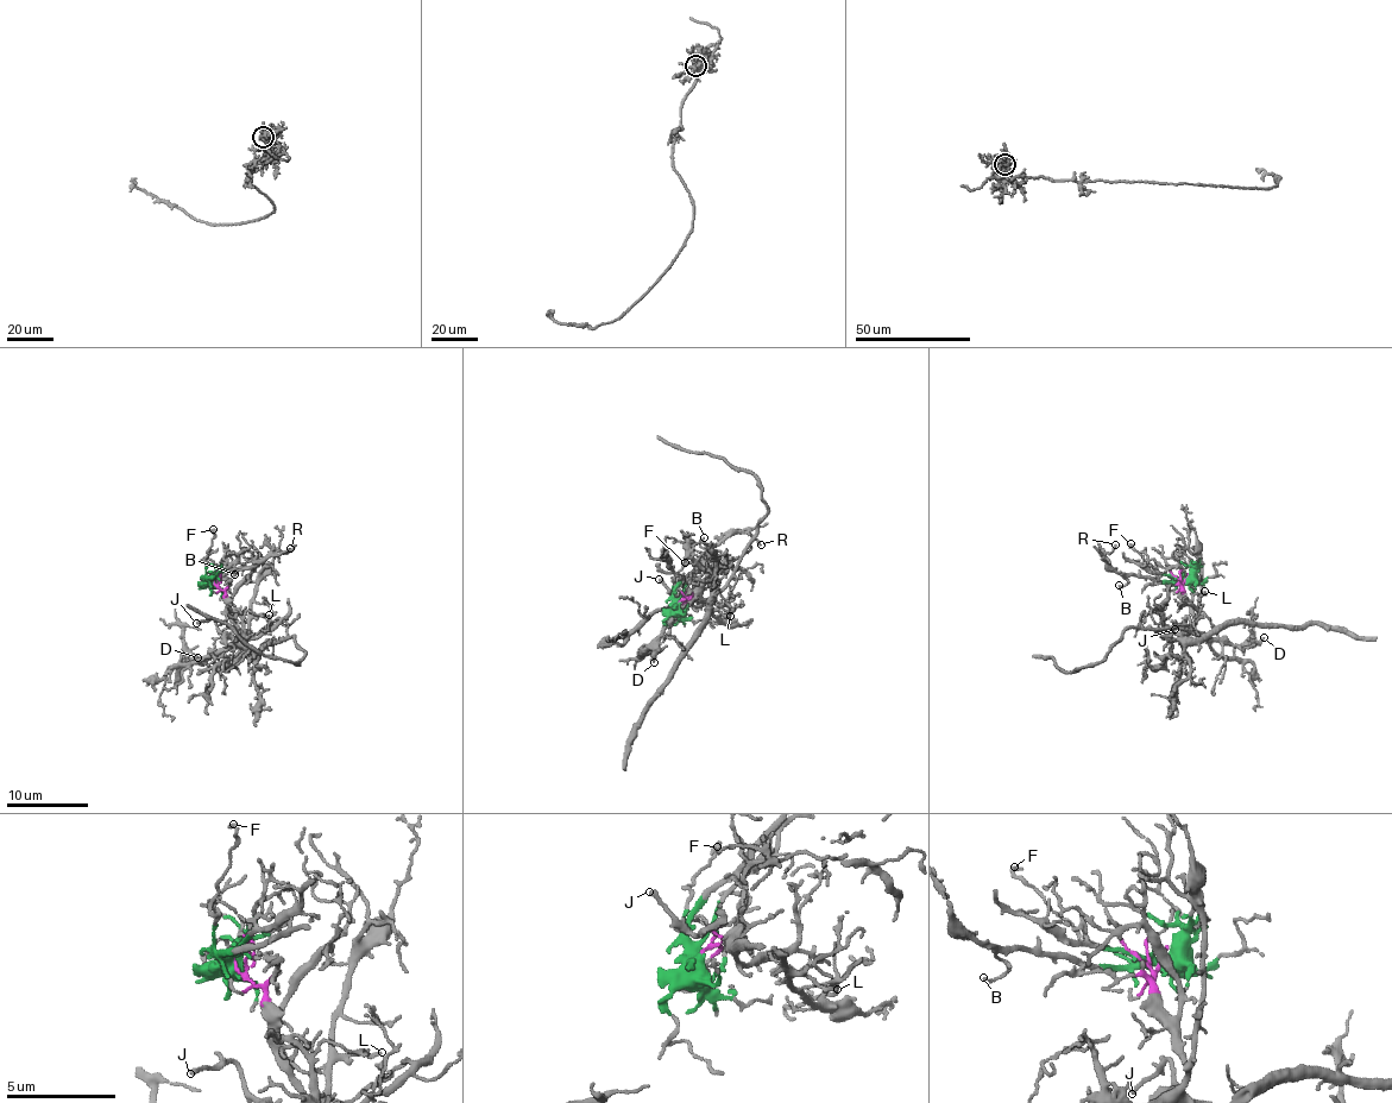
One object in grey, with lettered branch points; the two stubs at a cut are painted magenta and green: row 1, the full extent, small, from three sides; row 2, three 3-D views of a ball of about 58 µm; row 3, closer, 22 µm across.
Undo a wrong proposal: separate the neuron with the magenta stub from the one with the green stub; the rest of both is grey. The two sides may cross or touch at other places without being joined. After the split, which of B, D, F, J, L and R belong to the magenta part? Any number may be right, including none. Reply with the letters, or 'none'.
D, J, L

